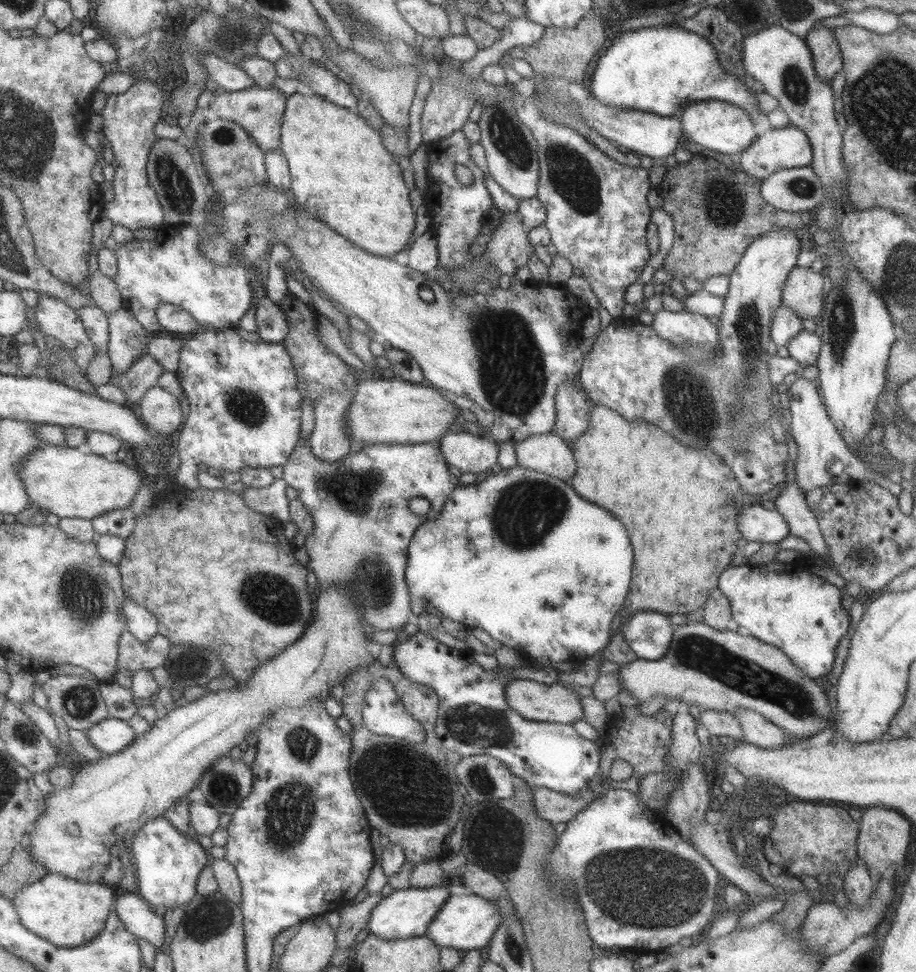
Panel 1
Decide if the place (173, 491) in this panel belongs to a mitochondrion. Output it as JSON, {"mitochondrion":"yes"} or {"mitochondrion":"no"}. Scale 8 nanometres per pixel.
{"mitochondrion":"no"}

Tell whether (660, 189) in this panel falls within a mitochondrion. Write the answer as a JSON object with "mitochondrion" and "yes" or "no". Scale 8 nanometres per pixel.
{"mitochondrion":"no"}

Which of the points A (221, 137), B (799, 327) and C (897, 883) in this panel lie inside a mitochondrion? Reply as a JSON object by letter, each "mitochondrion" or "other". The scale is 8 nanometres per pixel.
{"A":"mitochondrion","B":"other","C":"other"}

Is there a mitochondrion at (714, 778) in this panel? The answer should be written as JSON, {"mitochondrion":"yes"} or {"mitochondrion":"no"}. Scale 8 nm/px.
{"mitochondrion":"no"}

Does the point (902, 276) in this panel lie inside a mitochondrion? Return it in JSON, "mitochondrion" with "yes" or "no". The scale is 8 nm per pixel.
{"mitochondrion":"yes"}

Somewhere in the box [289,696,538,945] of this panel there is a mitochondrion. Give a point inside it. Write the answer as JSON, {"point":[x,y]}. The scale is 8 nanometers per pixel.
{"point":[393,785]}

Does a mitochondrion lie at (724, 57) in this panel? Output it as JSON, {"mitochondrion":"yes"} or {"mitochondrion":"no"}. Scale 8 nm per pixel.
{"mitochondrion":"no"}

